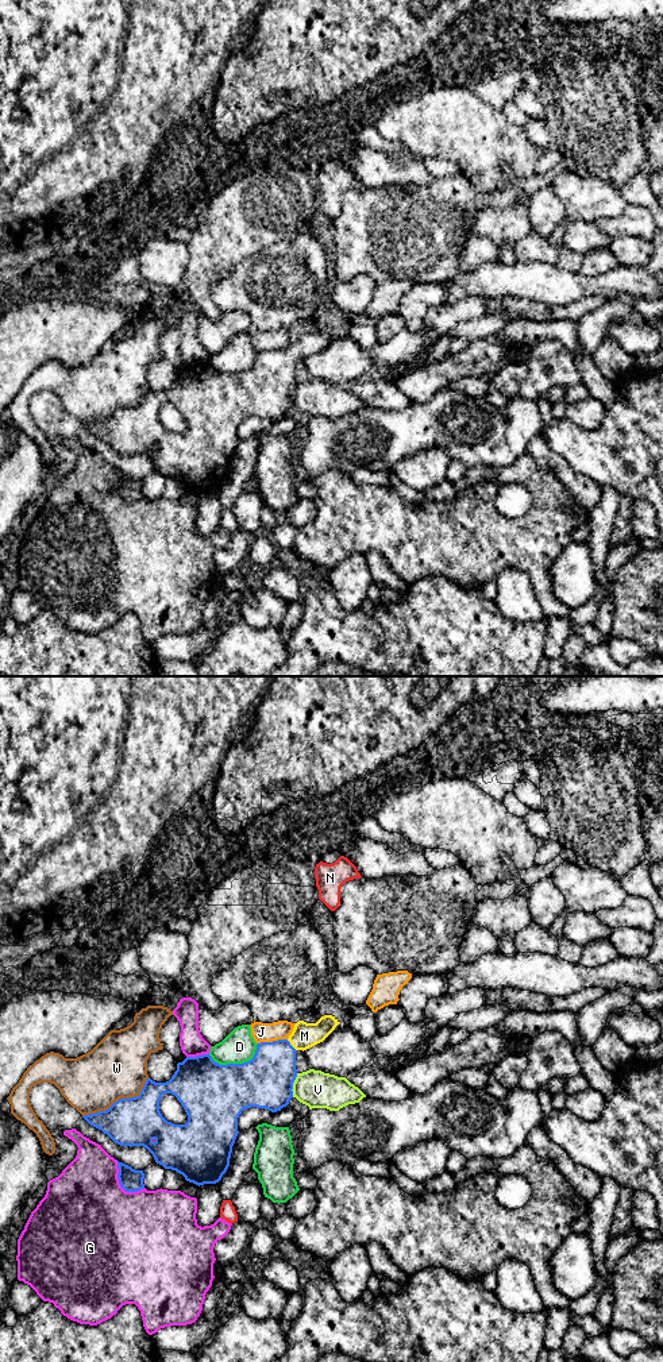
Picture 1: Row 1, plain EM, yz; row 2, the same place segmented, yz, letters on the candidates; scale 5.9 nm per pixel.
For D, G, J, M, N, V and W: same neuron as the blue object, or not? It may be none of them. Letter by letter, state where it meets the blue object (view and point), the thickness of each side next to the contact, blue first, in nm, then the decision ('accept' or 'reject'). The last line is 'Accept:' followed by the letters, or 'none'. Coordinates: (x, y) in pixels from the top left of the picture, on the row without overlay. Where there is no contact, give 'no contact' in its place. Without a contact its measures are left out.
D: yz (235, 373) | 380/190 nm | reject
G: yz (119, 492) | 140/500 nm | reject
J: yz (273, 350) | 320/110 nm | reject
M: yz (290, 354) | 300/160 nm | accept
N: yz (151, 450) | 320/20 nm | reject
V: yz (292, 394) | 320/220 nm | reject
W: yz (119, 408) | 280/360 nm | reject
Accept: M

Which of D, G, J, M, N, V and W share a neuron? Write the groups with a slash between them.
D / G / J / M / N / V / W

